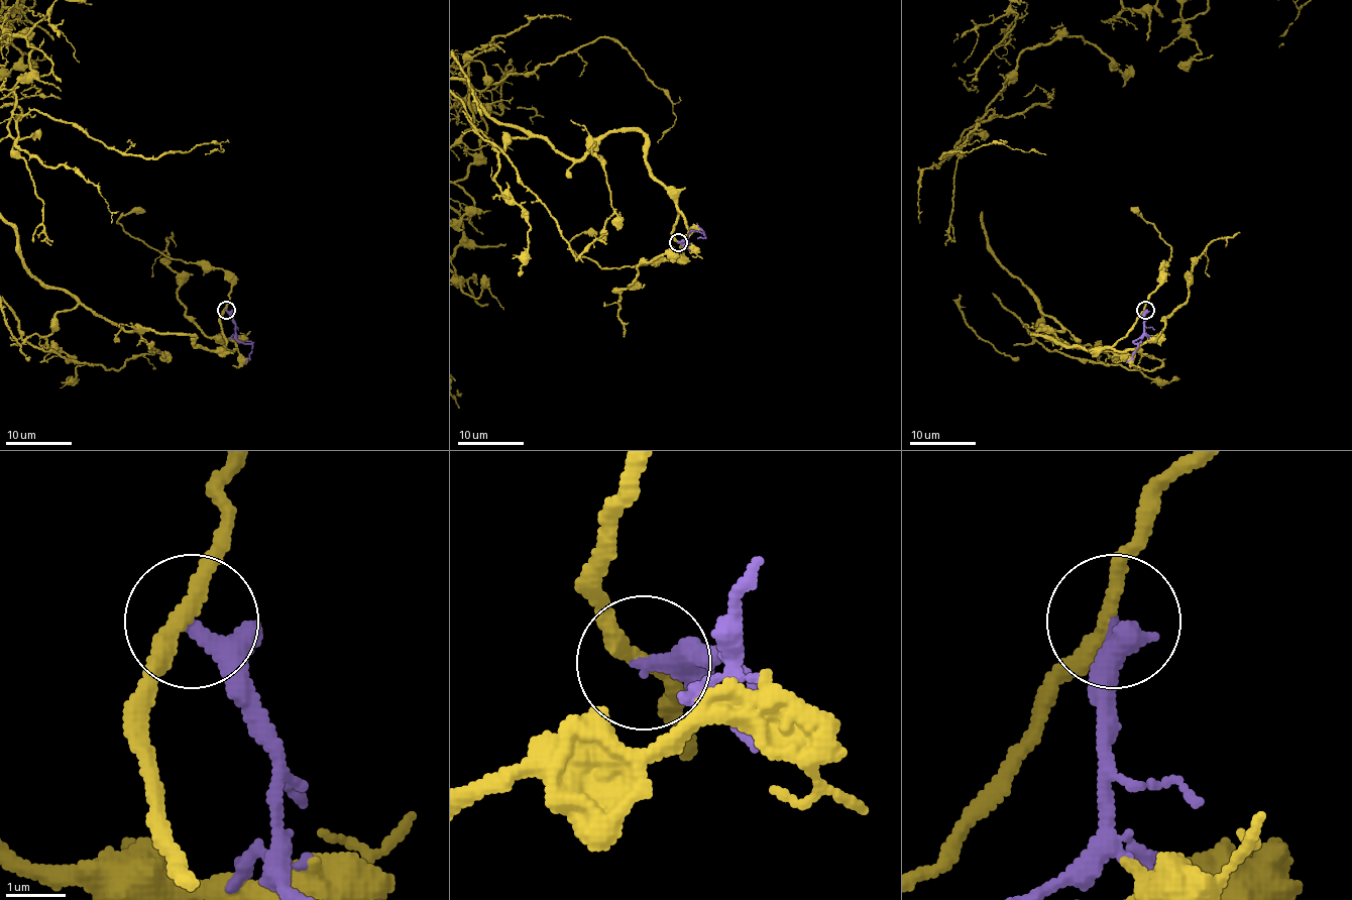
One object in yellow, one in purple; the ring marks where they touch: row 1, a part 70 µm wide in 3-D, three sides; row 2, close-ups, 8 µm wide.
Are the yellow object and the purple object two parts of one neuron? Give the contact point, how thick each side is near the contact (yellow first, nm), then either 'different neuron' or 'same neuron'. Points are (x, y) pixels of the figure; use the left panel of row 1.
place (226, 310); calibres 280 and 240 nm; different neuron

